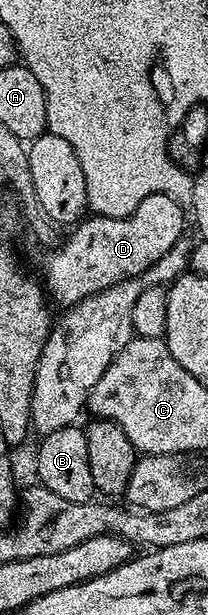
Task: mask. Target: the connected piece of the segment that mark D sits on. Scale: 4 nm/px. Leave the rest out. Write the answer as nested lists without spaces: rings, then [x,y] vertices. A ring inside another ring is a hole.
[[[152,193],[138,204],[138,208],[129,217],[114,218],[91,215],[83,219],[73,229],[75,231],[70,238],[55,247],[46,260],[42,278],[51,301],[58,302],[62,308],[67,308],[82,301],[86,296],[97,294],[124,279],[140,275],[146,268],[157,262],[162,255],[165,255],[176,242],[181,241],[184,214],[186,214],[186,210],[180,205],[180,202],[164,193]]]

